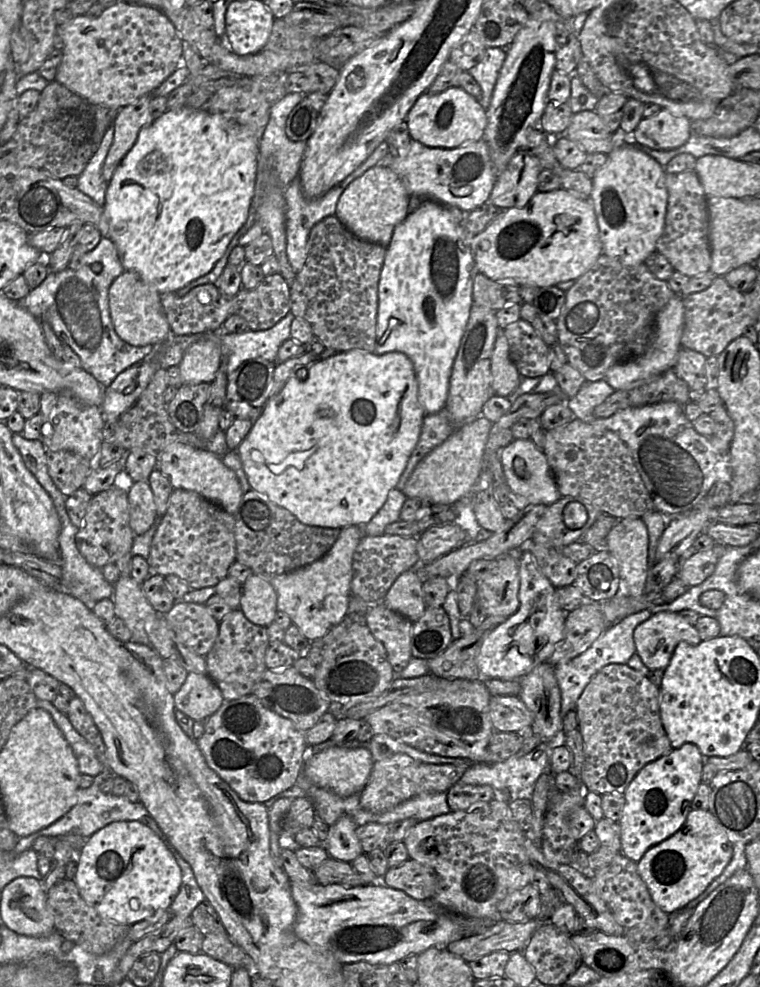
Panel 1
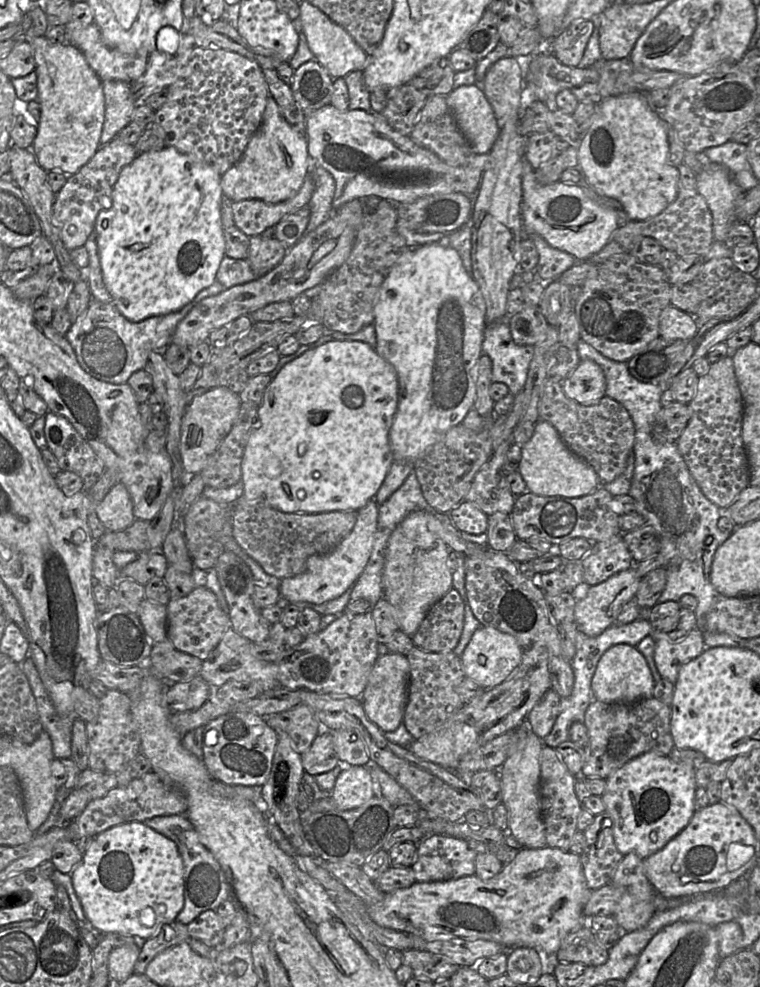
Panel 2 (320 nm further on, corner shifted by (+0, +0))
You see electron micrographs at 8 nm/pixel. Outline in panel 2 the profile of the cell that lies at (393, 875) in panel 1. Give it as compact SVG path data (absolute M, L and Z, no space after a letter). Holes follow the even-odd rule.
M433 835L423 838L417 846L416 858L411 866L416 882L456 880L475 874L477 852L469 847L468 841L448 835Z

